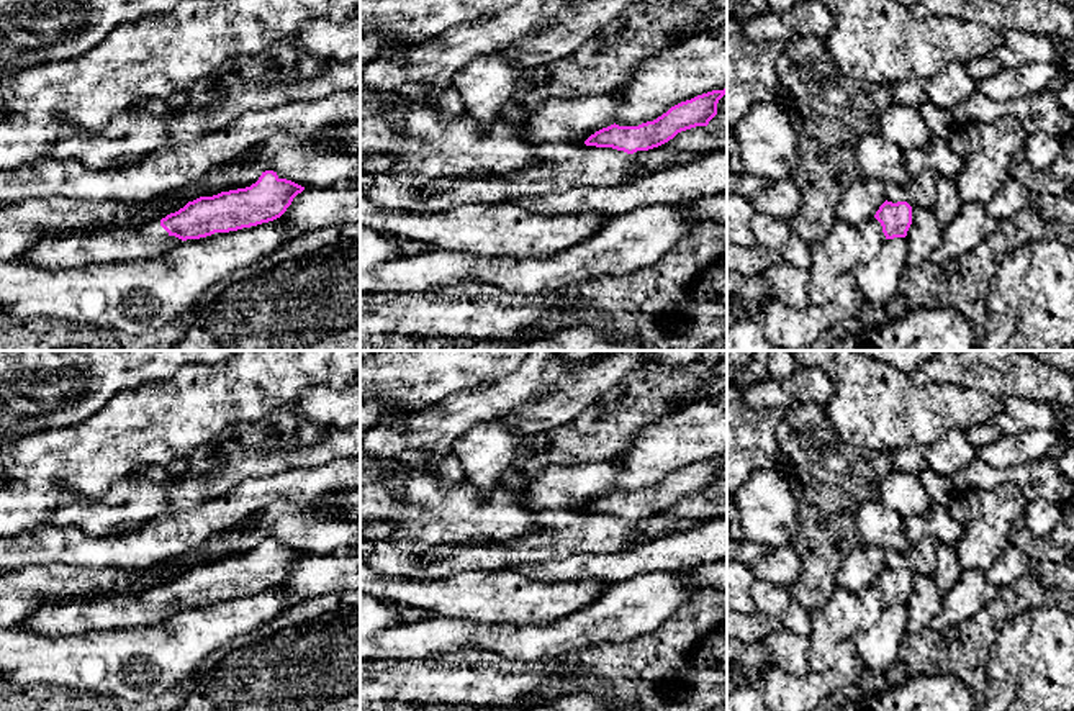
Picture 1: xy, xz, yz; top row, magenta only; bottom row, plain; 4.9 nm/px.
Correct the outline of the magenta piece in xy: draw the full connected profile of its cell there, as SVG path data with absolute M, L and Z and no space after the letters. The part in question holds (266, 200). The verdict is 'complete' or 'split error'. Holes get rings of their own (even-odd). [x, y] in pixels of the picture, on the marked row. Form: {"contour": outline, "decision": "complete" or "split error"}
{"contour": "M265 170L246 188L200 197L183 208L136 228L106 231L74 231L65 236L41 238L18 260L44 269L85 267L147 257L167 238L200 239L280 218L305 187Z", "decision": "split error"}

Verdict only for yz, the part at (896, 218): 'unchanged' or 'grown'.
unchanged

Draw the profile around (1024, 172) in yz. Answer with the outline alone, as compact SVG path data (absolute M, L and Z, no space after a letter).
M1027 161L1012 164L1009 167L1009 174L1035 193L1045 192L1049 195L1063 195L1069 190L1069 183L1066 180L1058 179L1053 174L1041 174Z

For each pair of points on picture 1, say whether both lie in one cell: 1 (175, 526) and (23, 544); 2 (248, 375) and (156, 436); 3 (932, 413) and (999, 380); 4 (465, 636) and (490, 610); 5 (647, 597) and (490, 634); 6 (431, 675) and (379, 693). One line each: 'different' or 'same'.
1: same
2: same
3: different
4: different
5: same
6: same

